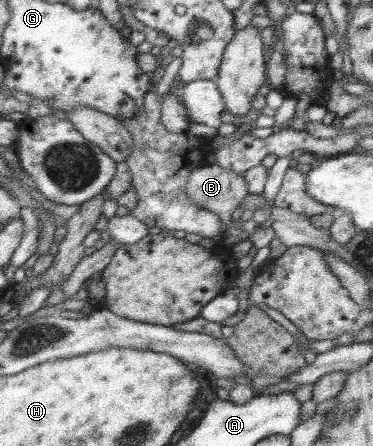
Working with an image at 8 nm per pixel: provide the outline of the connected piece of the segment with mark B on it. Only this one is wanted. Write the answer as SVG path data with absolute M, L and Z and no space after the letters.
M217 163L212 166L201 166L187 176L186 193L194 205L215 213L220 219L223 219L226 226L231 223L231 215L240 207L248 194L242 177L226 171L219 167Z

